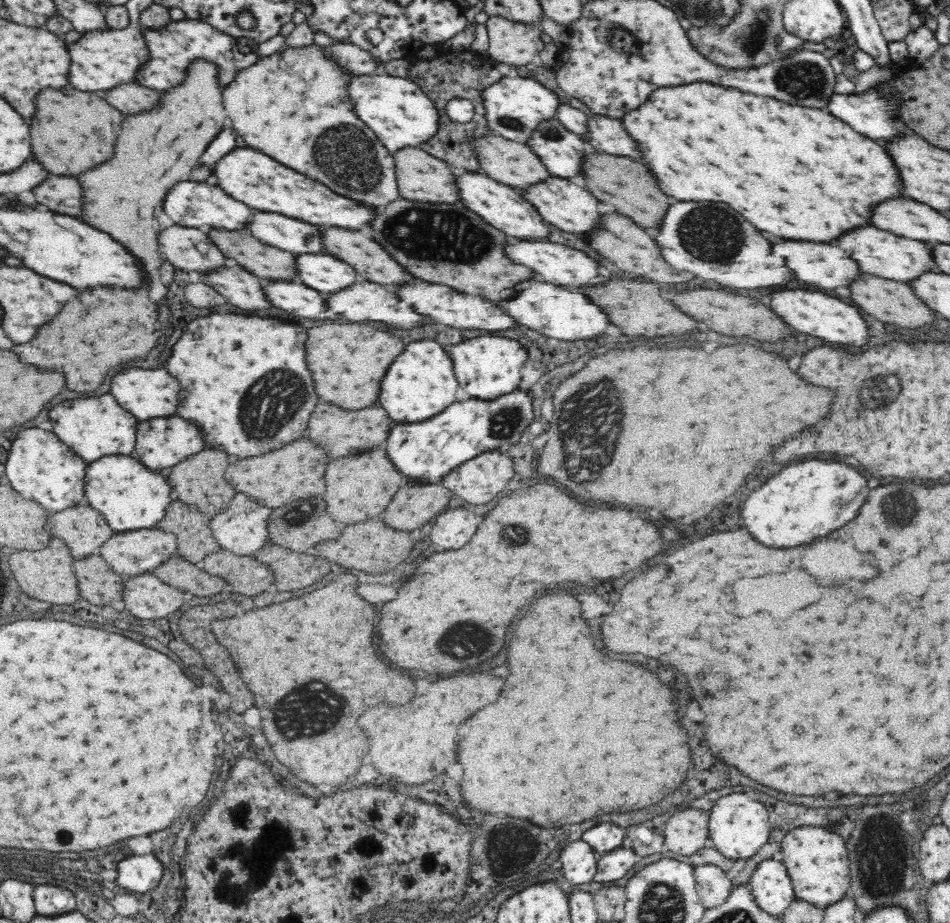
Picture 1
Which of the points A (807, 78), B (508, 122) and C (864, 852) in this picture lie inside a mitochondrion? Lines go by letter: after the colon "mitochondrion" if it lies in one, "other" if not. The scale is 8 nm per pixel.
A: mitochondrion
B: mitochondrion
C: mitochondrion

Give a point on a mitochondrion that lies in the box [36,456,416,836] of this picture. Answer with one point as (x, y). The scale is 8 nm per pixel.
(311, 706)

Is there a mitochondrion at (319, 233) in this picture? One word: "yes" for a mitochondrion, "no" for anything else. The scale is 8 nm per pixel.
no

